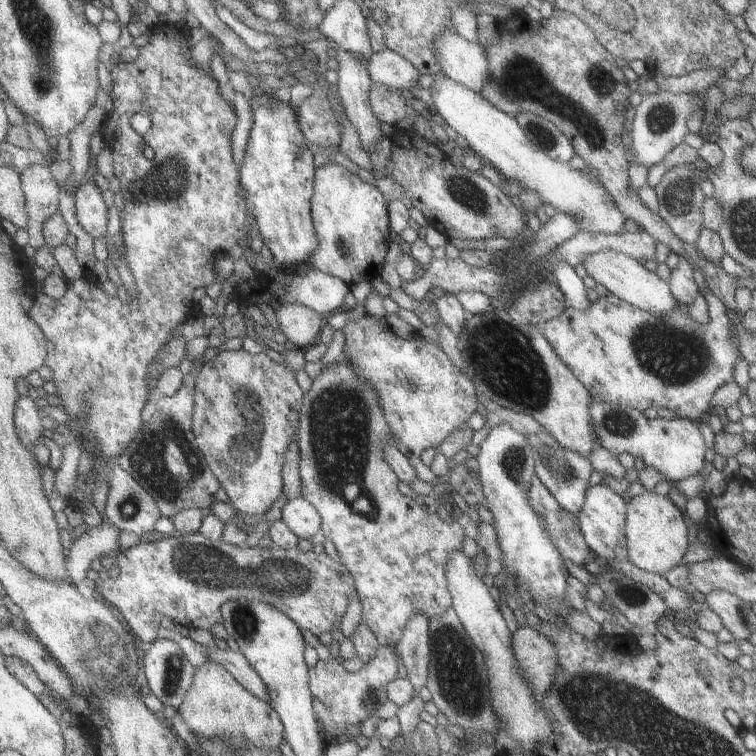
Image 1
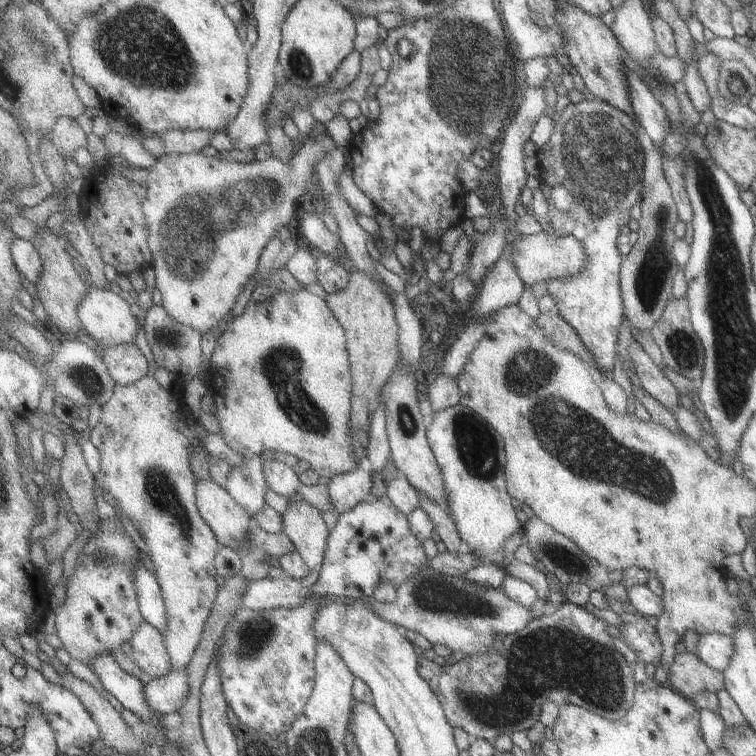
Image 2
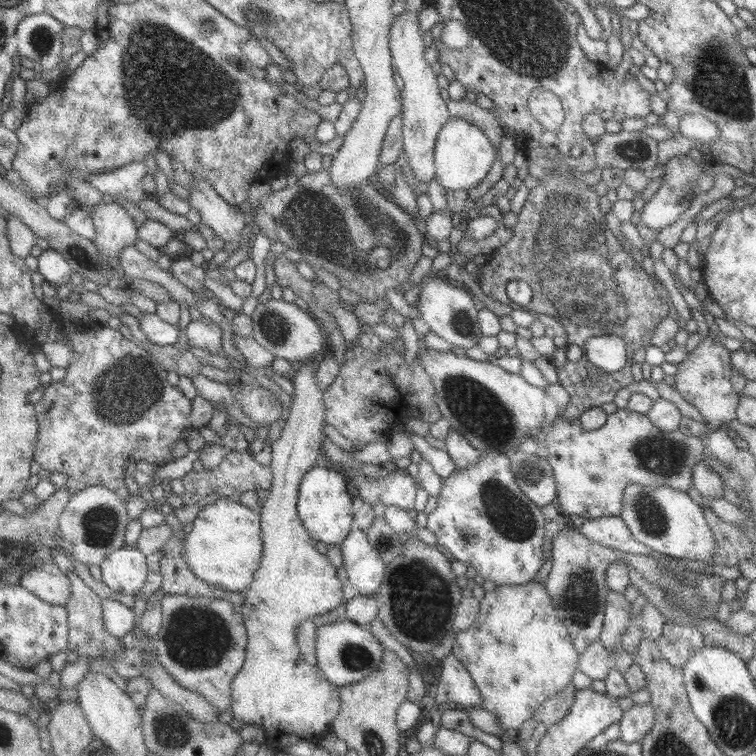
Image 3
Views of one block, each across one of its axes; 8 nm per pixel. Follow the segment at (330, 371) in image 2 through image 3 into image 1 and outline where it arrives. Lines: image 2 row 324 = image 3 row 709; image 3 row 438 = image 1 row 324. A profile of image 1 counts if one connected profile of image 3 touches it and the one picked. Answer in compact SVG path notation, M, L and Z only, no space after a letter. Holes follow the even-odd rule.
M297 303L277 306L275 320L286 345L299 350L316 343L322 328L320 315Z

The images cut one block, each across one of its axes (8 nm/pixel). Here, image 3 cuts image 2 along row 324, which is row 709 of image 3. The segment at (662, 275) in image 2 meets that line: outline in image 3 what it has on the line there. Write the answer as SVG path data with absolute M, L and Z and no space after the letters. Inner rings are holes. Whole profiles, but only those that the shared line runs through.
M650 703L633 705L623 711L618 720L619 737L617 740L624 743L640 742L646 732L652 727L654 712Z

